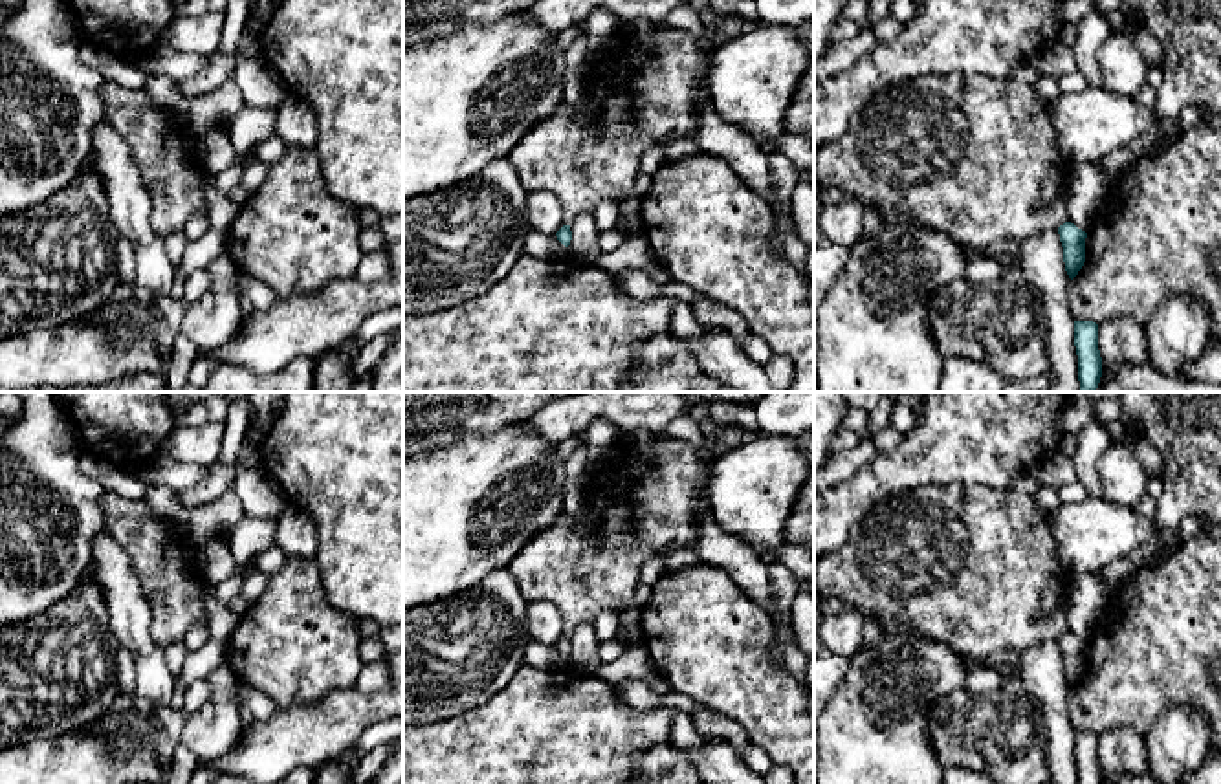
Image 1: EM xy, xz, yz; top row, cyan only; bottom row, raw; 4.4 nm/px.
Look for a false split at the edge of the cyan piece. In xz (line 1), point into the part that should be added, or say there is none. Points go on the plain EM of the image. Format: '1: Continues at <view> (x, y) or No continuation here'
1: No continuation here

